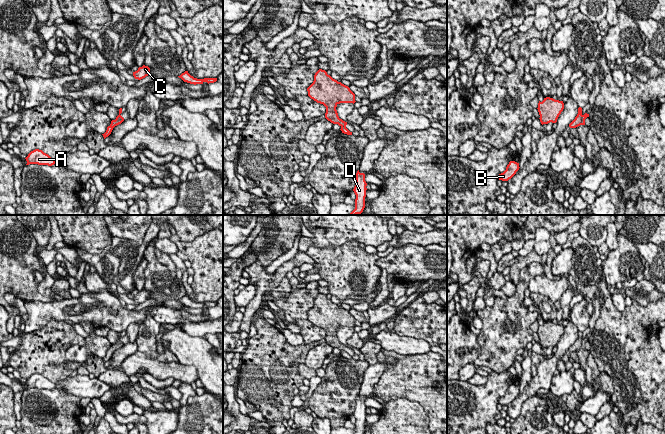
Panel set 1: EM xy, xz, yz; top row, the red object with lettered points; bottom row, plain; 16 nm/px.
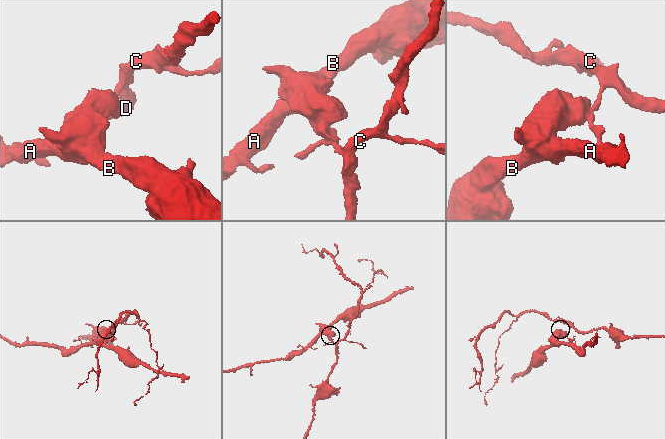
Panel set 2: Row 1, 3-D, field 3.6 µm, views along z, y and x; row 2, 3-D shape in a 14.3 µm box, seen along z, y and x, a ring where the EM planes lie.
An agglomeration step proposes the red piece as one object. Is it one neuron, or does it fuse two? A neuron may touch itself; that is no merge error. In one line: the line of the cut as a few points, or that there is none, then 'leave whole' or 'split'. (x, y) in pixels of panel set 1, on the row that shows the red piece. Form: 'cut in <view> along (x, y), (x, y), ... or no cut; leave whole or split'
cut in xz along (341, 125), (345, 127); split

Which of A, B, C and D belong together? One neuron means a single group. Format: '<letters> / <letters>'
A B / C D

